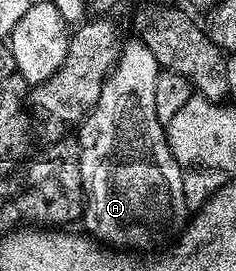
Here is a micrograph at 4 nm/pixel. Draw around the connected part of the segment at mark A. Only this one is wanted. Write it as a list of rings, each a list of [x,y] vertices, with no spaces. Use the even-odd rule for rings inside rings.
[[[124,41],[115,67],[103,81],[97,104],[78,127],[85,199],[81,225],[107,248],[147,252],[178,239],[189,221],[183,173],[167,143],[165,125],[157,120],[156,85],[160,71],[153,52],[143,41]]]

